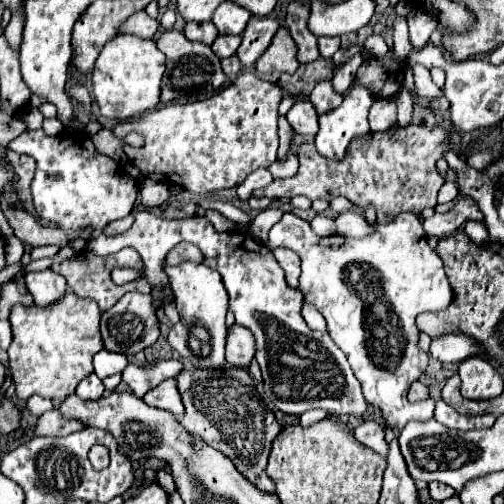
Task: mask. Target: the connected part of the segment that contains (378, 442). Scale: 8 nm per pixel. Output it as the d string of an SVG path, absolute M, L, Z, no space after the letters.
M361 421L353 429L355 439L371 449L375 449L381 457L387 455L387 441L385 441L385 429L377 421Z

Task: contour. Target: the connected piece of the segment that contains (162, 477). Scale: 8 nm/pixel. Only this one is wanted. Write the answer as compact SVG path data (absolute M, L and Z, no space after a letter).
M164 469L157 471L157 482L169 495L176 491L172 475Z

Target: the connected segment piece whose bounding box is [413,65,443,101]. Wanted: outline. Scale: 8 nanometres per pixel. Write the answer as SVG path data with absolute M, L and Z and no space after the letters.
M415 65L413 67L413 75L415 75L415 87L417 87L417 95L425 97L425 99L441 99L443 91L433 83L431 73L427 67L423 65Z

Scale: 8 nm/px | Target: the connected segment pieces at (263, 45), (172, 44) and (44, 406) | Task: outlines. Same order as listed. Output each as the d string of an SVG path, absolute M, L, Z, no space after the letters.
M251 17L249 25L243 31L243 43L237 49L239 59L243 61L243 65L251 67L255 65L255 61L263 55L263 51L267 49L267 45L271 43L275 31L279 29L279 21L271 19L271 17Z
M165 31L157 39L157 47L165 53L165 73L161 81L161 103L193 103L215 95L227 81L219 57L211 47L195 41L187 41L179 31Z
M39 395L31 396L31 399L27 401L27 409L33 413L33 415L43 415L45 411L49 411L49 409L53 409L53 401L51 399L43 399L43 397Z

